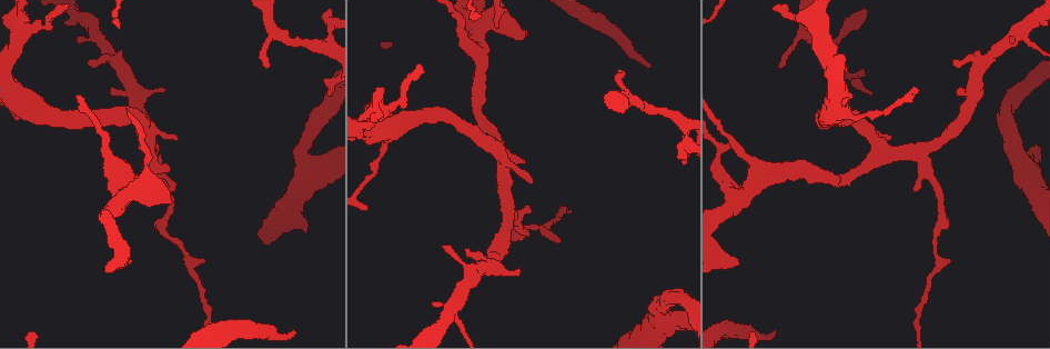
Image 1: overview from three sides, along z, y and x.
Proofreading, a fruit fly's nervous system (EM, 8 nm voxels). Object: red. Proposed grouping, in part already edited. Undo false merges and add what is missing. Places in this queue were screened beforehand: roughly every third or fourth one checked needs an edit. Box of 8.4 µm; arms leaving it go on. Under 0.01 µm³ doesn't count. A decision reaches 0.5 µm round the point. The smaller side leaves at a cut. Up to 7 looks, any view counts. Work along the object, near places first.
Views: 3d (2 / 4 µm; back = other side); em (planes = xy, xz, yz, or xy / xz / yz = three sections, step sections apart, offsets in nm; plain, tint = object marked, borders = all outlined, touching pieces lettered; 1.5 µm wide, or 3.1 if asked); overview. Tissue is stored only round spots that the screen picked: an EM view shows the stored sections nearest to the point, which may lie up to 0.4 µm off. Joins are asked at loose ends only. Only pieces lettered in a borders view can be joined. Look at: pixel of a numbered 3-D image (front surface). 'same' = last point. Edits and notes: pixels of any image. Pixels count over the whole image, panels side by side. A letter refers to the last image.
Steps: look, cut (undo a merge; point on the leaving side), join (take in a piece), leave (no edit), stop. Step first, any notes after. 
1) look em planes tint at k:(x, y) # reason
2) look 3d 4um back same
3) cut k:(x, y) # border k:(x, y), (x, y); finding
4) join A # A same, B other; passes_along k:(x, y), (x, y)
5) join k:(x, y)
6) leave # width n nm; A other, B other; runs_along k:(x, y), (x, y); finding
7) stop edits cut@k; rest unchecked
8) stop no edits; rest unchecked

look em planes tint at 1:(479, 57) # three arms meet

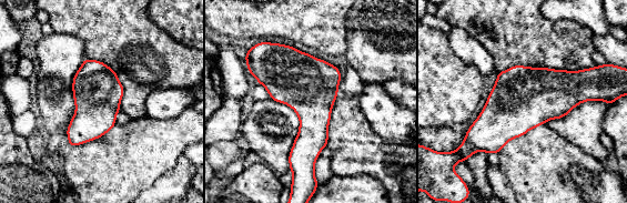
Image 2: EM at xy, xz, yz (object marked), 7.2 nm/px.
look em planes borders same

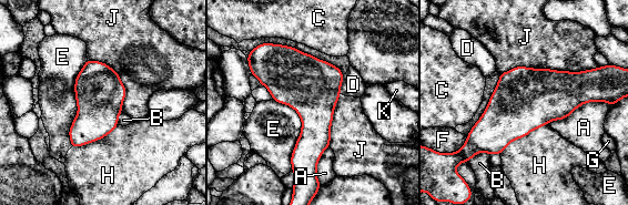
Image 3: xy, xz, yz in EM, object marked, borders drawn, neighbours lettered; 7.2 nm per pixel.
leave # width 360 nm; A other, B other, C other, D other, E other, F other, G other, H other, J other, K other; border 3:(87, 58), (76, 78), (70, 146); all the same neuron

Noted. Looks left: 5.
look em planes tint at 1:(385, 134)

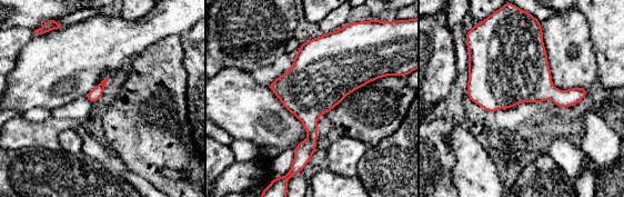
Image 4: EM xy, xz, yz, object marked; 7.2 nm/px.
look em planes borders same # what lies round it

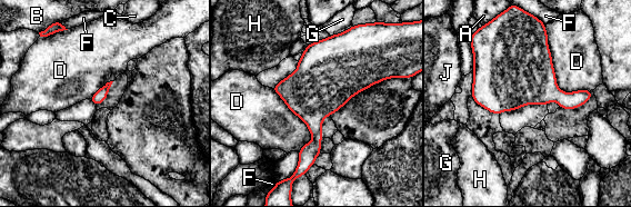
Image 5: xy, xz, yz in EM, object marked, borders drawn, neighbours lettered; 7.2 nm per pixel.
leave # A other, B other, C other, D other, F other, G other, H other, J other; all the same neuron

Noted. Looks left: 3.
look em yz step 4 borders at 1:(915, 89) # thin end

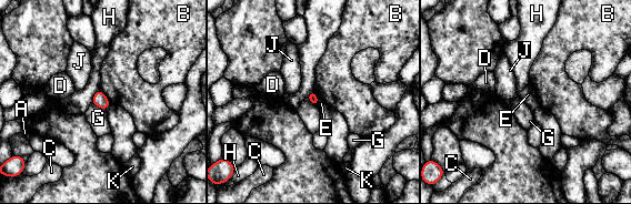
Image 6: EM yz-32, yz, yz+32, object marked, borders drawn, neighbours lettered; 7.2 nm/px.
look em planes borders same # cut it another way

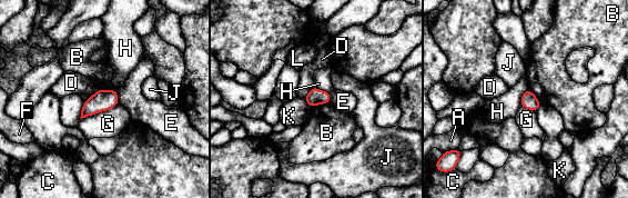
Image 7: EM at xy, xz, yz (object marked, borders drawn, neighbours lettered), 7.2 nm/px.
leave # width 120 nm; A other, B other, C other, D other, E other, F other, G other, H other, J other, K other, L other; border 7:(328, 102), (315, 105), (311, 108); no lettered piece goes on from it

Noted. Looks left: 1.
stop no edits; rest unchecked

